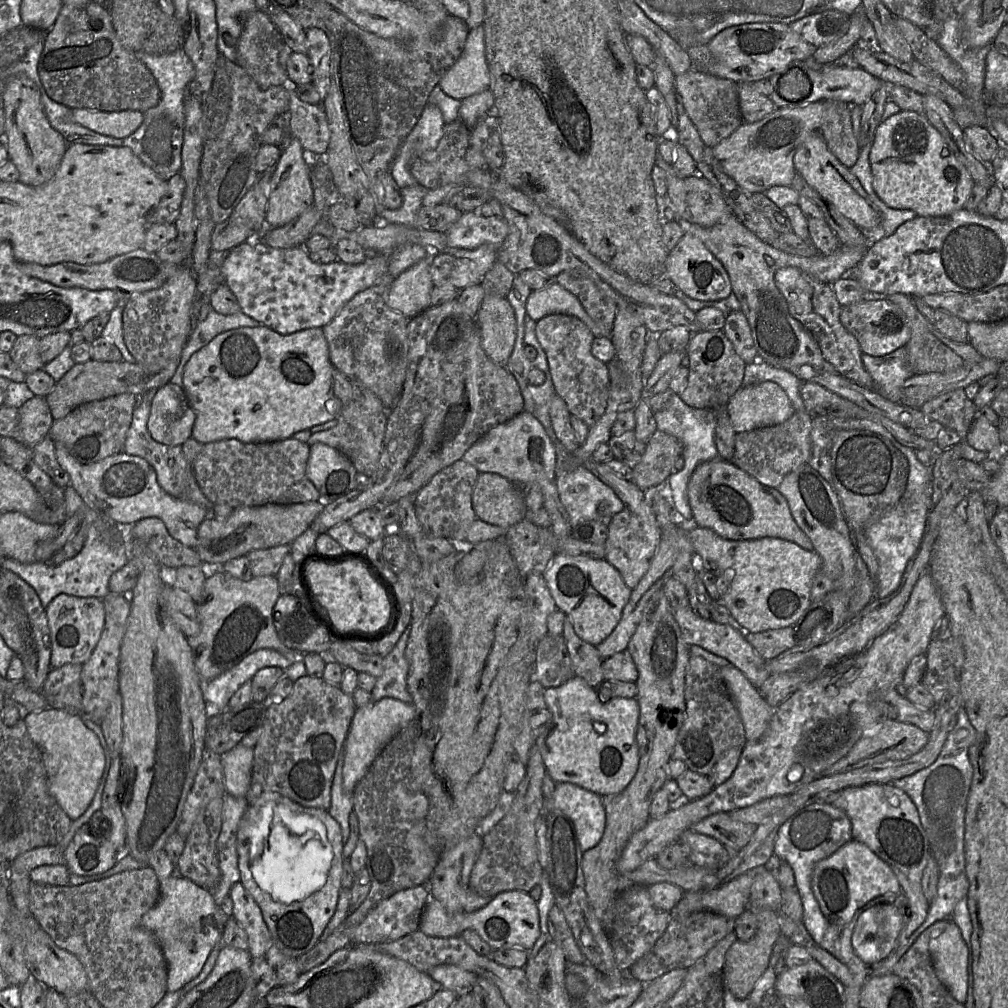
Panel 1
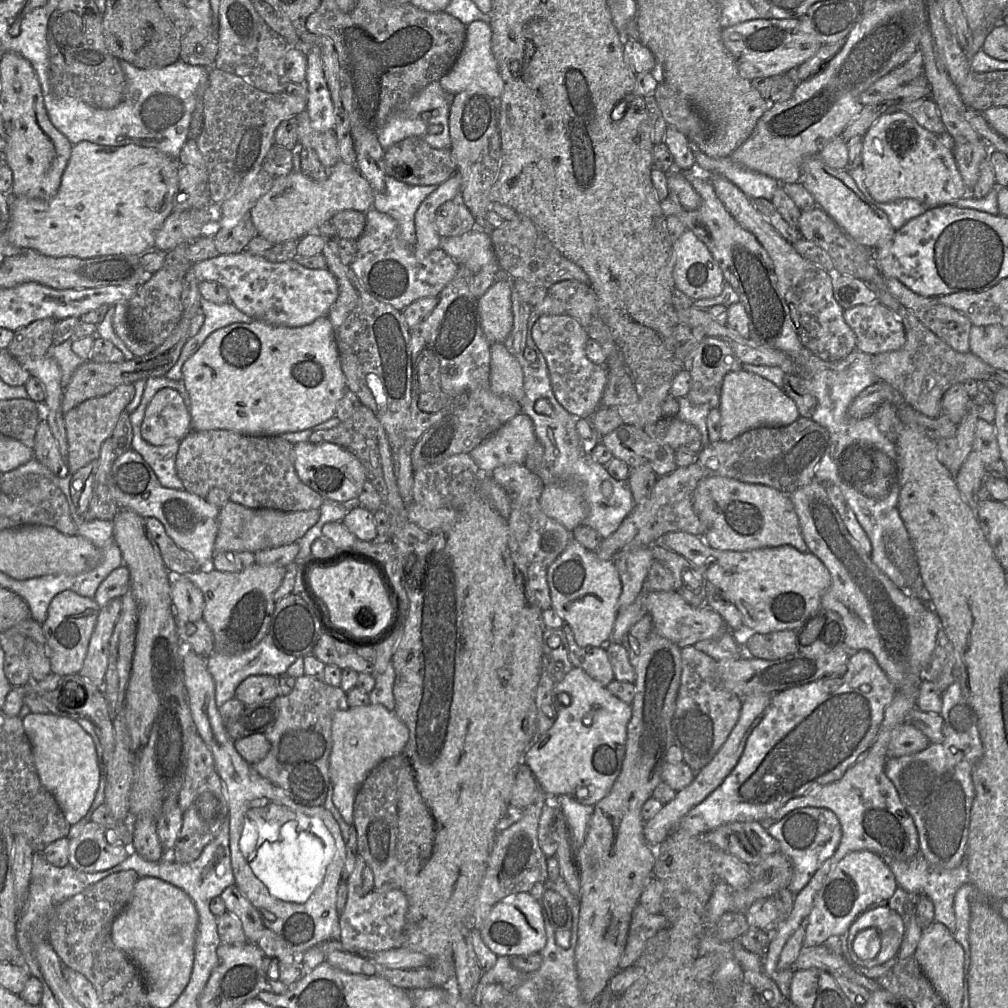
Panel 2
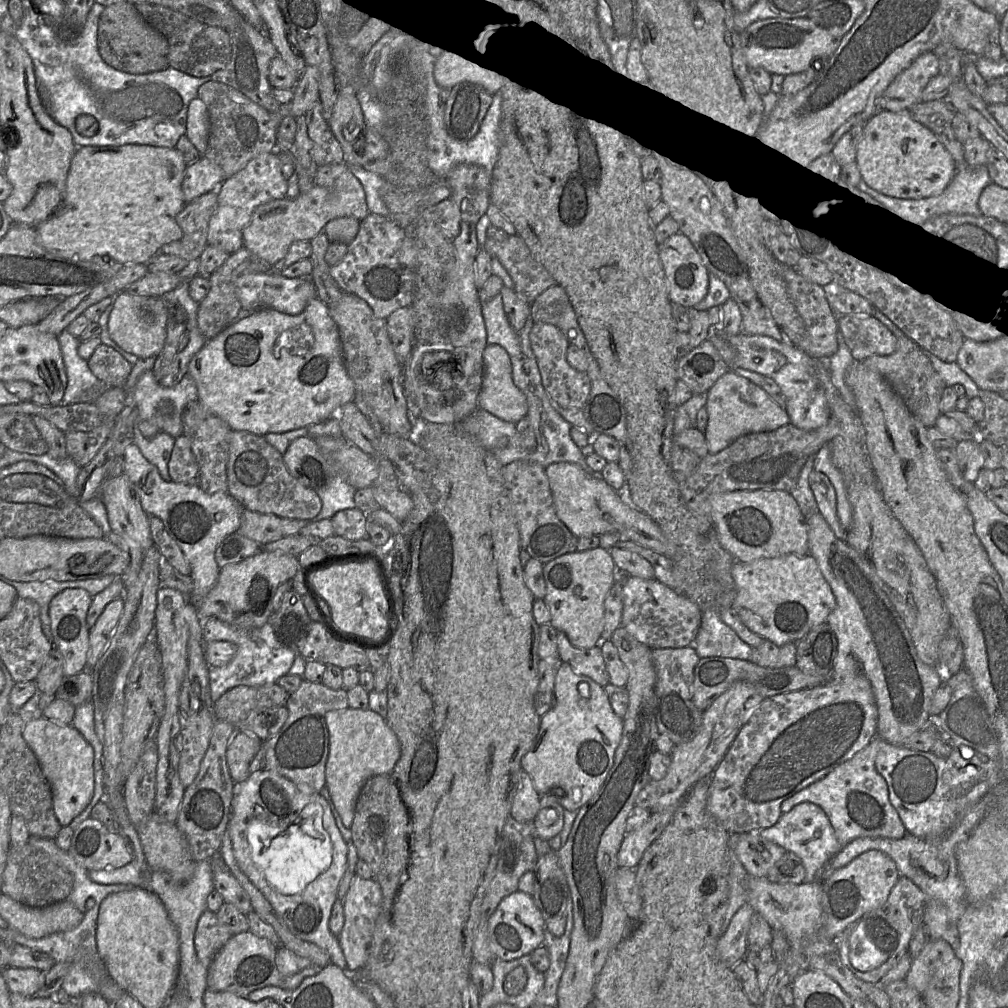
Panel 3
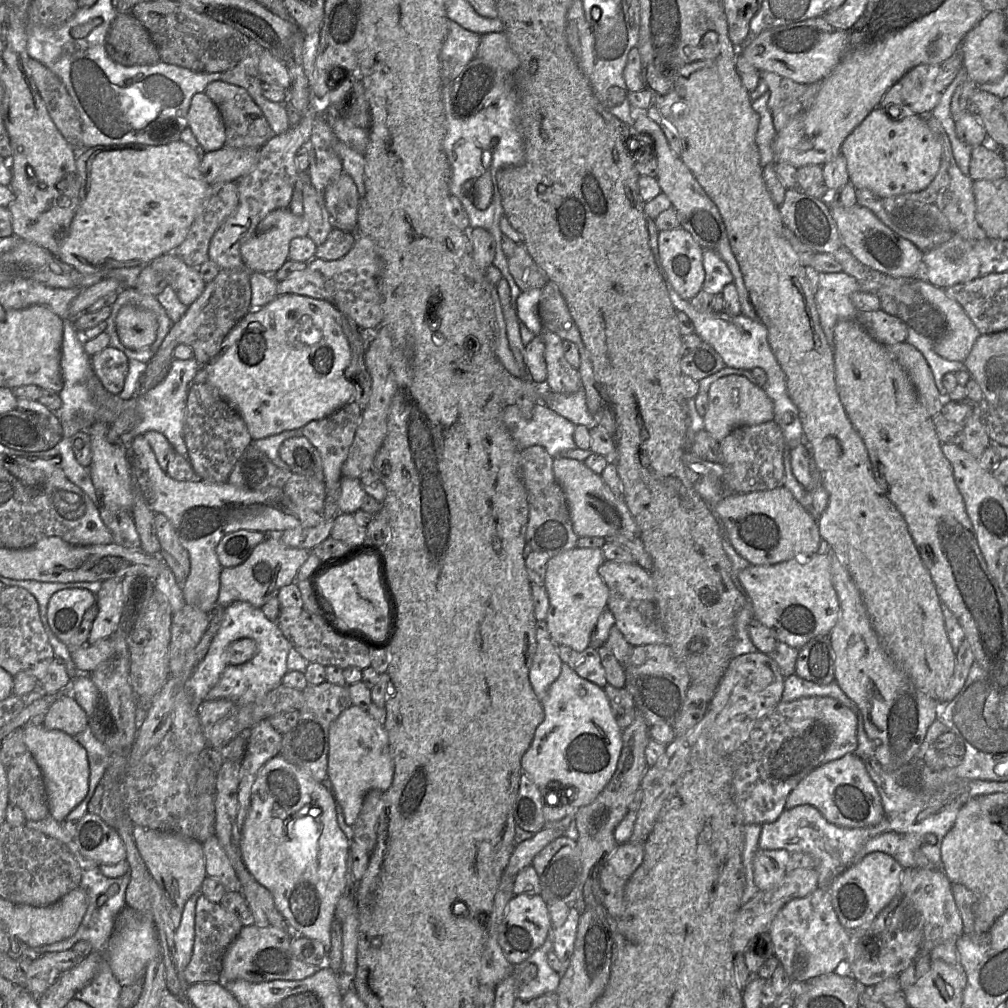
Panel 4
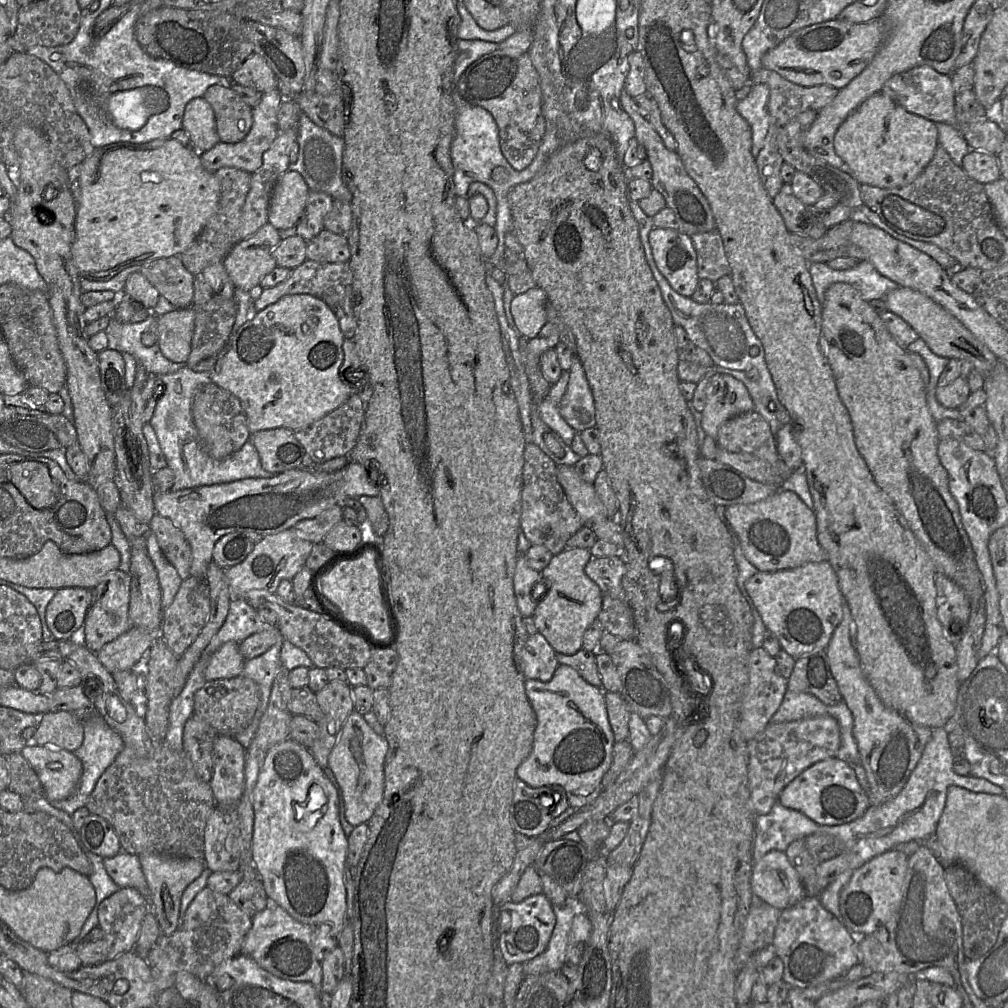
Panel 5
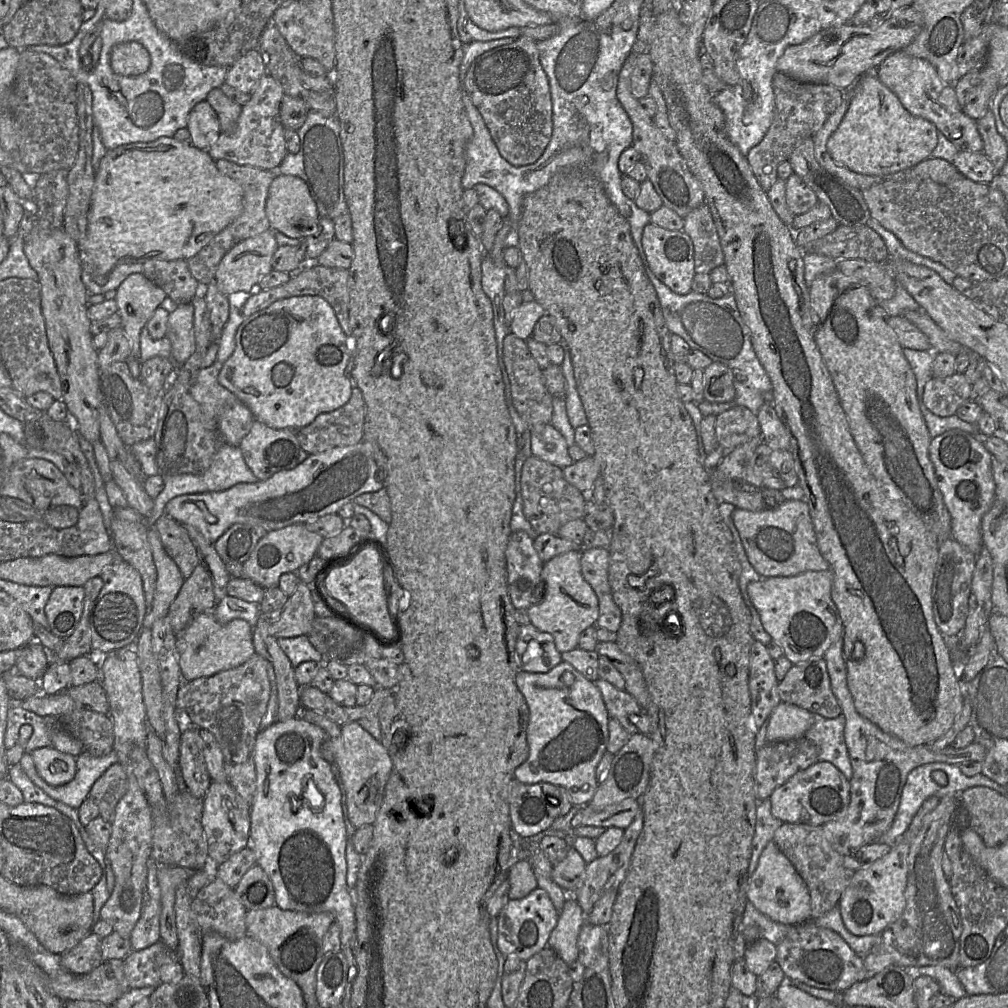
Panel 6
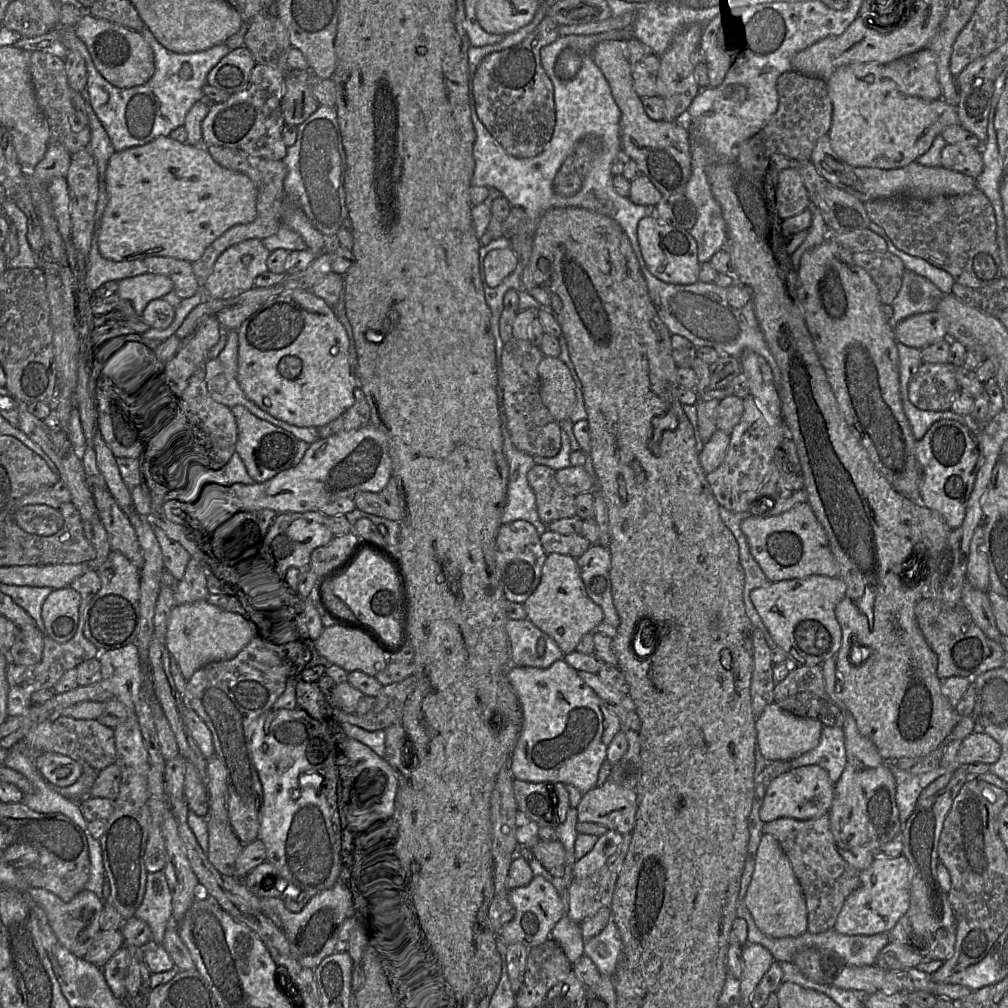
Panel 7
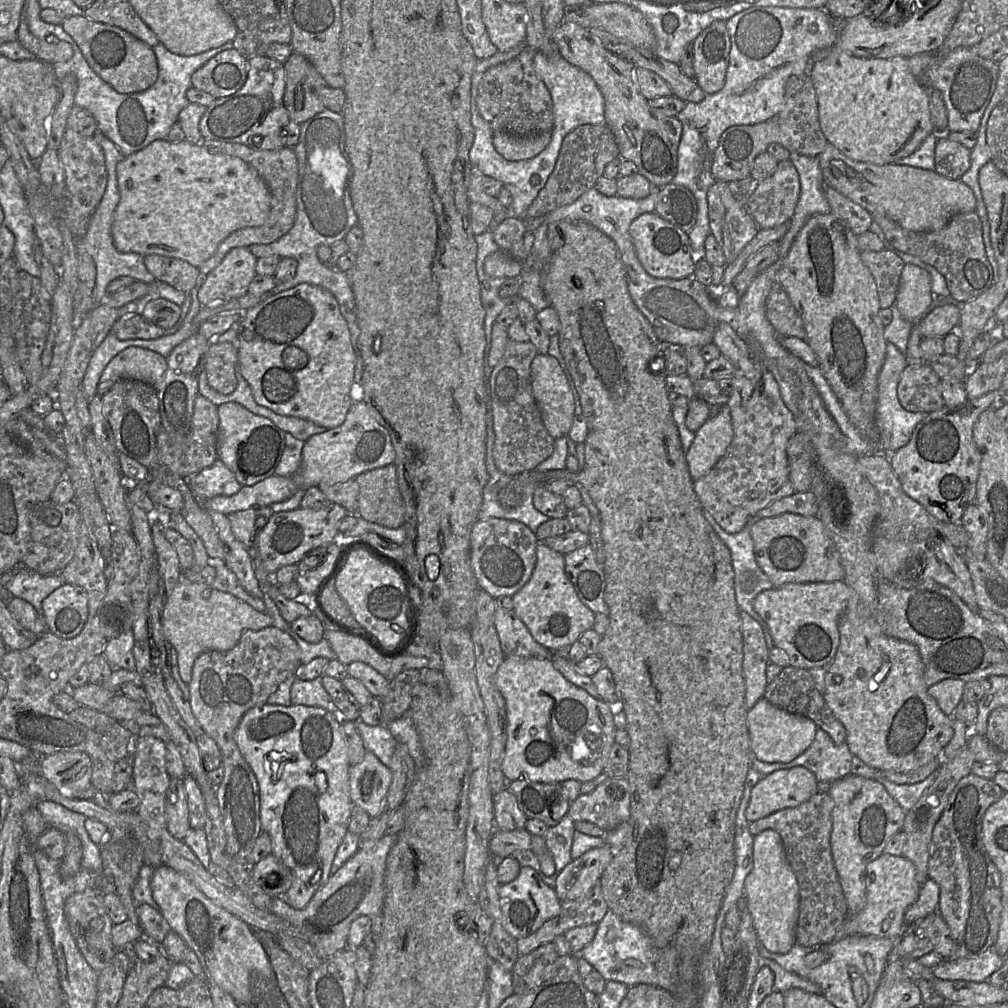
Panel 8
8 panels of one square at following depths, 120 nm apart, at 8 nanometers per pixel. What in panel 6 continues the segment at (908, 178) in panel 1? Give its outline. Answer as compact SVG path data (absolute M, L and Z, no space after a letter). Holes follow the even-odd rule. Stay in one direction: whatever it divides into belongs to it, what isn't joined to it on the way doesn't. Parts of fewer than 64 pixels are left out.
M875 72L864 74L845 91L850 93L848 110L827 144L836 161L858 173L888 176L931 157L938 143L938 129L930 121L912 115Z

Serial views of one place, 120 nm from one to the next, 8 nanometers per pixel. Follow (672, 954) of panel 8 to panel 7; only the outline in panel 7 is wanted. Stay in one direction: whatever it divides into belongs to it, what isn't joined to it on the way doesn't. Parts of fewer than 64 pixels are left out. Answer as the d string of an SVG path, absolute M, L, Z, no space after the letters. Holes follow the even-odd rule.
M610 920L600 933L585 940L583 951L601 975L614 977L622 953L622 940L614 921Z

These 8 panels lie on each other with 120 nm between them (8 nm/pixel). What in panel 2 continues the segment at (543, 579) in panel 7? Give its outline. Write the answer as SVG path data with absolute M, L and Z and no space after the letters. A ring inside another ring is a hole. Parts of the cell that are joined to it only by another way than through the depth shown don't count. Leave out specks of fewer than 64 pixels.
M572 538L565 550L547 568L547 582L552 608L565 624L571 627L577 644L580 647L604 647L610 641L619 613L619 598L622 591L622 584L615 562L600 559L594 551L587 550Z

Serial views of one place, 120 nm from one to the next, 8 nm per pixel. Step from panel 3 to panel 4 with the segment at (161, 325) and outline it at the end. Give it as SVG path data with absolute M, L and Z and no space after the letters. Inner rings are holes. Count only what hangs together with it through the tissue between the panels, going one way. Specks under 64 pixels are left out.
M124 305L116 317L116 331L121 343L131 350L150 347L156 337L158 322L155 314L149 310Z

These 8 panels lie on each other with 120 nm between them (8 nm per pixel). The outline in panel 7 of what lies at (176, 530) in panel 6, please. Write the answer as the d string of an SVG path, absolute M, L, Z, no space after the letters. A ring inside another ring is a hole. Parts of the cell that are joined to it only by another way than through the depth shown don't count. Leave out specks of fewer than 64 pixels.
M154 521L154 530L162 549L165 570L176 580L181 580L191 559L191 554L183 545L167 534L166 530Z

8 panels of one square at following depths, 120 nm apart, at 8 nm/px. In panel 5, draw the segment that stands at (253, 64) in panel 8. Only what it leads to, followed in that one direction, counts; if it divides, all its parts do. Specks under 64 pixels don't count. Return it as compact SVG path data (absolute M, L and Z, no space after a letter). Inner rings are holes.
M277 89L264 92L259 103L252 108L253 123L245 138L237 143L228 144L219 142L211 149L200 153L202 167L210 173L220 168L231 167L254 173L262 164L262 157L279 133L277 128L277 112L283 101L283 96Z

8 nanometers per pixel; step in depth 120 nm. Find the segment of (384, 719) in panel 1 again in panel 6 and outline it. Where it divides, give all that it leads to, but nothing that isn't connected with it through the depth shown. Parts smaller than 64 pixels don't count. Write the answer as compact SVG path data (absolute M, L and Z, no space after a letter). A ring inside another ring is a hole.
M357 721L341 726L341 739L336 742L336 763L346 791L348 816L359 828L373 825L385 795L385 787L392 770L389 751L381 741L376 740Z

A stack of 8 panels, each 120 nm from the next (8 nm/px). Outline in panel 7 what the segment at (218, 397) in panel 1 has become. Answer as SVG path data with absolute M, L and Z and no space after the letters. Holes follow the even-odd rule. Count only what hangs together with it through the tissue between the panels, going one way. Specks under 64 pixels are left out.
M293 290L261 304L237 329L237 335L239 385L248 400L275 419L297 427L319 428L353 405L357 378L350 372L346 329L333 308L309 290Z

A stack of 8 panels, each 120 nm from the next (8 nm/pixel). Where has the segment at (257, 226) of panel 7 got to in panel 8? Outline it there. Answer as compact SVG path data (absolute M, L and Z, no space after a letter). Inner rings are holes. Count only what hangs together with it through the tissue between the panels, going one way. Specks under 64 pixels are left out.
M203 139L201 144L212 153L221 153L242 159L257 171L271 194L271 207L266 222L259 227L239 229L222 241L214 255L198 267L199 273L208 275L222 262L231 249L249 247L256 244L271 244L288 233L293 227L297 209L298 162L293 148L288 146L278 150L257 150L244 144L226 143L211 139Z

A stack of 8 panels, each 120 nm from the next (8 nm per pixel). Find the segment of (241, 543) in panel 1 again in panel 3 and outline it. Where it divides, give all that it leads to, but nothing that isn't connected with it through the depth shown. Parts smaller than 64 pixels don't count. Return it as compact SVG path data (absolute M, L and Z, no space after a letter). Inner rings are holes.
M244 509L237 532L264 546L287 536L304 533L308 522Z

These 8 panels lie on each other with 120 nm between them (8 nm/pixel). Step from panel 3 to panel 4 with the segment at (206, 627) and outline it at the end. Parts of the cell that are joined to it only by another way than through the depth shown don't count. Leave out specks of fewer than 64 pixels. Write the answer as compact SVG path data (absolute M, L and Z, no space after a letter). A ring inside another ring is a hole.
M236 601L223 609L223 619L205 656L187 681L187 688L197 704L205 700L228 699L238 704L249 704L263 699L281 684L288 672L287 656L292 648L277 621L269 620L261 608L248 602ZM241 638L251 638L257 644L256 655L246 663L228 665L227 648Z

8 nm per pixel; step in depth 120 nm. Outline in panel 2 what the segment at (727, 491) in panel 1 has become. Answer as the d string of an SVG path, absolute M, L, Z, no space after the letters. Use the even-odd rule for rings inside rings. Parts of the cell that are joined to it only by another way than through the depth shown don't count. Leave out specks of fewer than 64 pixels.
M712 476L700 481L692 501L702 525L702 538L714 549L749 551L790 545L800 552L808 551L790 496L776 488Z

